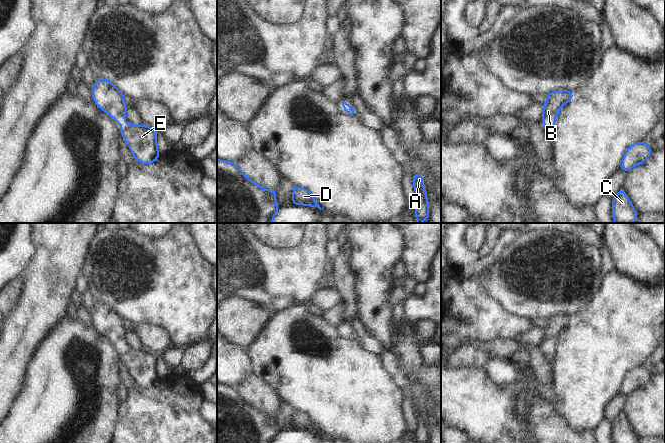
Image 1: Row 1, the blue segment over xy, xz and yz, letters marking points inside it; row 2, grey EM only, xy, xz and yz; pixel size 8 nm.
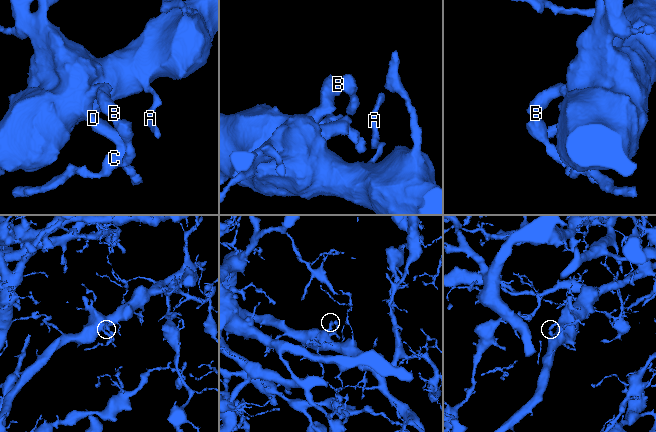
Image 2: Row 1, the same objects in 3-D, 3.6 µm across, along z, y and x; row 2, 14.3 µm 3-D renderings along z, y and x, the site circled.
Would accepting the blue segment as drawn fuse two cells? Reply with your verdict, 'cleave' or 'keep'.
keep

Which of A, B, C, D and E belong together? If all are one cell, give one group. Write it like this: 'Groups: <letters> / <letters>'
Groups: A B C D E

